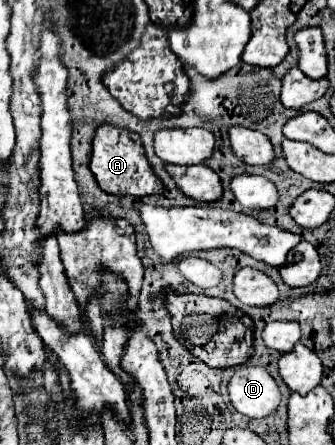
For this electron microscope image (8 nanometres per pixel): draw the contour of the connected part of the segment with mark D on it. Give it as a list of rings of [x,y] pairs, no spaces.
[[[239,367],[229,381],[229,399],[247,417],[267,417],[281,403],[275,379],[263,367]]]

